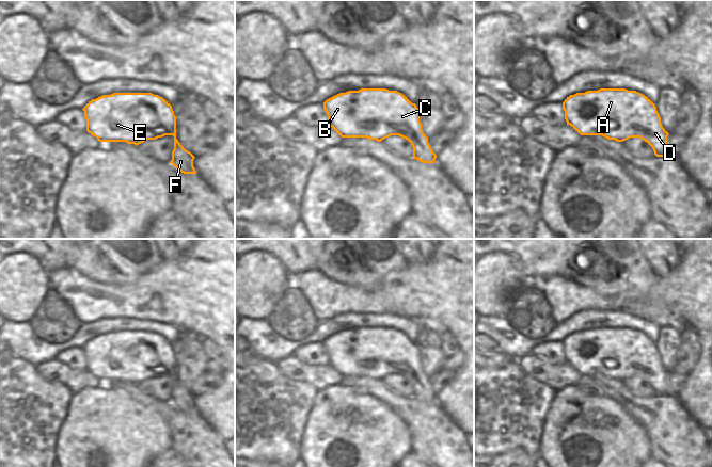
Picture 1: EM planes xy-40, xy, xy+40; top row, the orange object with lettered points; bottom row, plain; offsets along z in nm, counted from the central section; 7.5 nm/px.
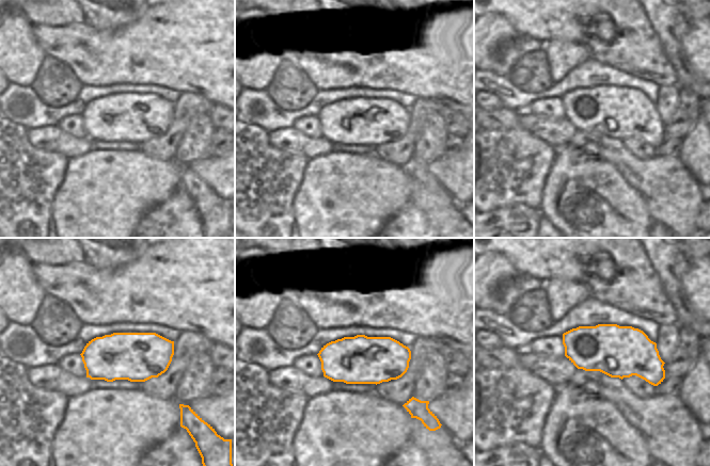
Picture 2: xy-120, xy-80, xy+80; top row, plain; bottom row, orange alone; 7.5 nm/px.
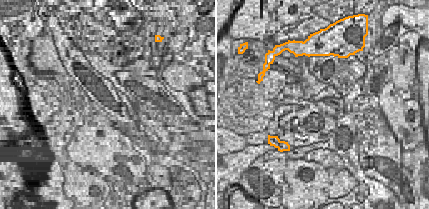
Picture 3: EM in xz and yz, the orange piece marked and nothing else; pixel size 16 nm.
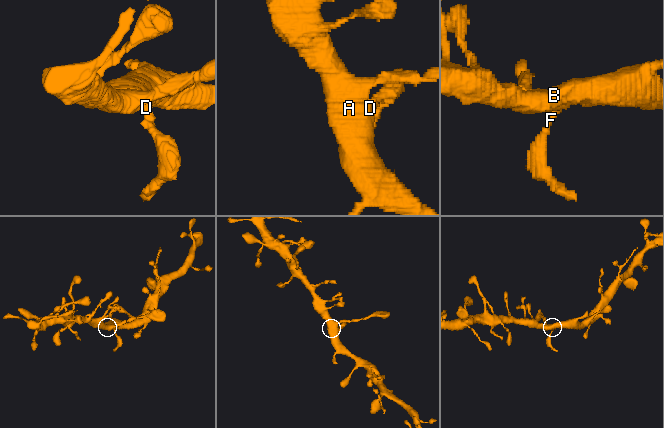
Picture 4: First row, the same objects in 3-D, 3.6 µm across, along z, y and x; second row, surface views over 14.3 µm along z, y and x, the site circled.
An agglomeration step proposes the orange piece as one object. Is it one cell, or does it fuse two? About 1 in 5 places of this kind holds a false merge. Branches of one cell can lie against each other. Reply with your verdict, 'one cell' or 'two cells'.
one cell

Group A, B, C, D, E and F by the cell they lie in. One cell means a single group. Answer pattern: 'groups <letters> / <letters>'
groups A B C D E F

